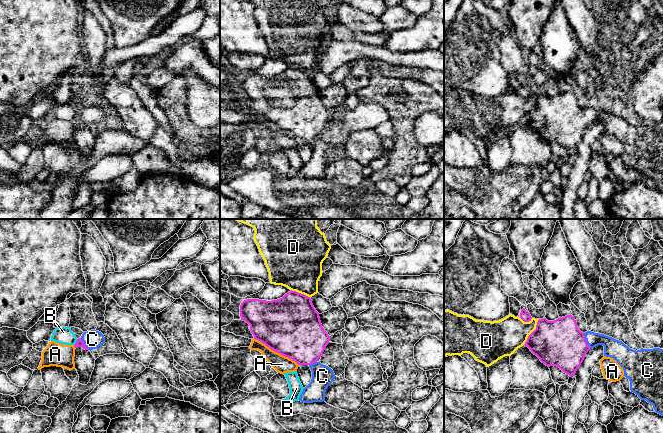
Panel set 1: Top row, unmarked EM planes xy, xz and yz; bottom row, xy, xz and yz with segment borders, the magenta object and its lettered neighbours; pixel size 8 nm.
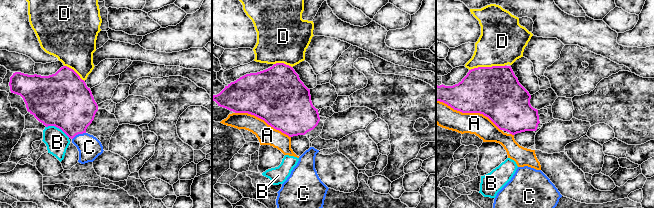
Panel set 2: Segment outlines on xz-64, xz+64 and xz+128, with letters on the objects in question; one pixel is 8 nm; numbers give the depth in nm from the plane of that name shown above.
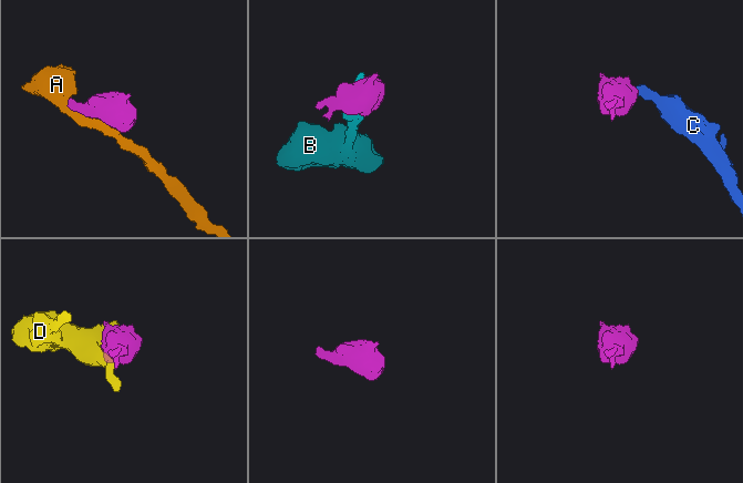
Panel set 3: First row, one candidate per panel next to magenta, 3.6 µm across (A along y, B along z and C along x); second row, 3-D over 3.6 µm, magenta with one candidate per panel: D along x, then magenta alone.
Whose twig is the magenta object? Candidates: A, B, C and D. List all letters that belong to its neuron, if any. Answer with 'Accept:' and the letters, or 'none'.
Accept: C

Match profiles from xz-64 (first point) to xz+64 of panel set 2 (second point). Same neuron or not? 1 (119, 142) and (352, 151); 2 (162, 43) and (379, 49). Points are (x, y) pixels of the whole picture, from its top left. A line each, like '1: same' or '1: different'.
1: same
2: different

